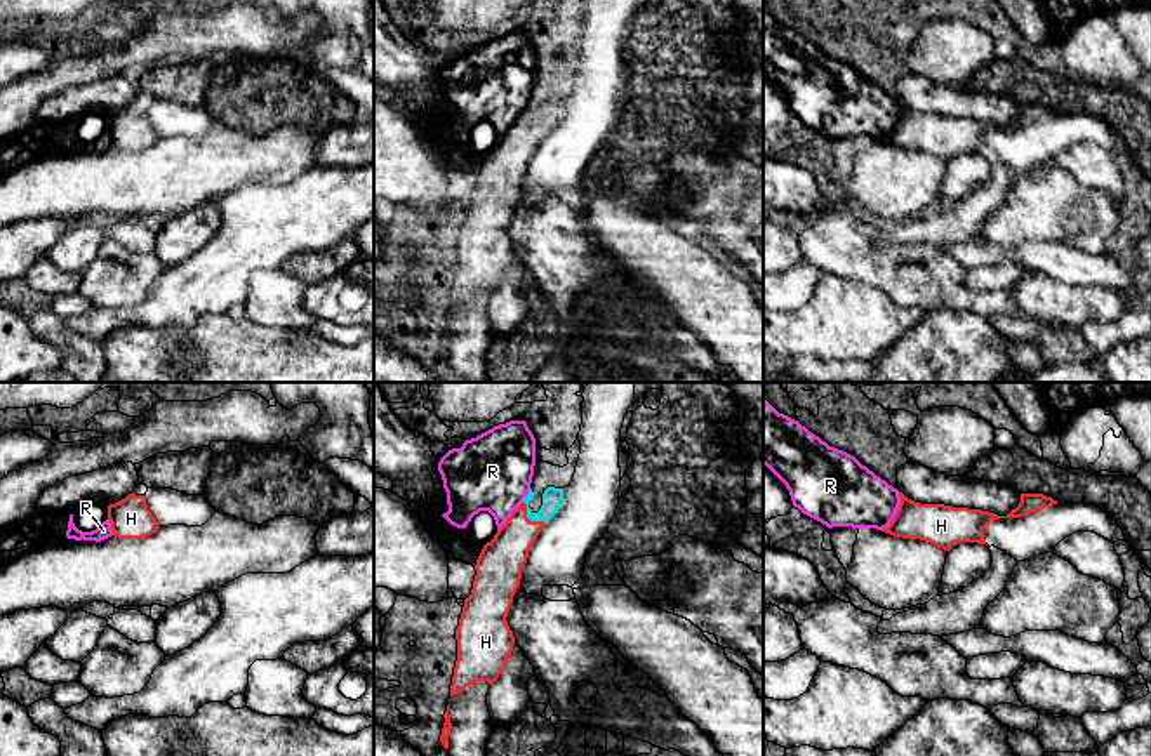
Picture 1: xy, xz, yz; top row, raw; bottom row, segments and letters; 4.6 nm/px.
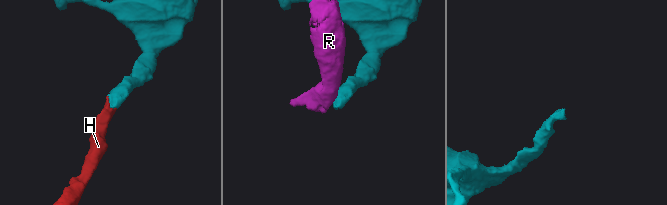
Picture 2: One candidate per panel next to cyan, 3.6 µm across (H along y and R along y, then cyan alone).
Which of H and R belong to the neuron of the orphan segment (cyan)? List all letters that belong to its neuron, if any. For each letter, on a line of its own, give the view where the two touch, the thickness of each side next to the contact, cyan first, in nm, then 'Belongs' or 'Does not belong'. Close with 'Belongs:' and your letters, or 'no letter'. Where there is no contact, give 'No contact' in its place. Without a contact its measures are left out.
H: Touches cyan in xz. Thickness 100 nm (cyan) against 200 nm. Belongs
R: Touches cyan in xz. Thickness 100 nm (cyan) against 360 nm. Does not belong
Belongs: H

